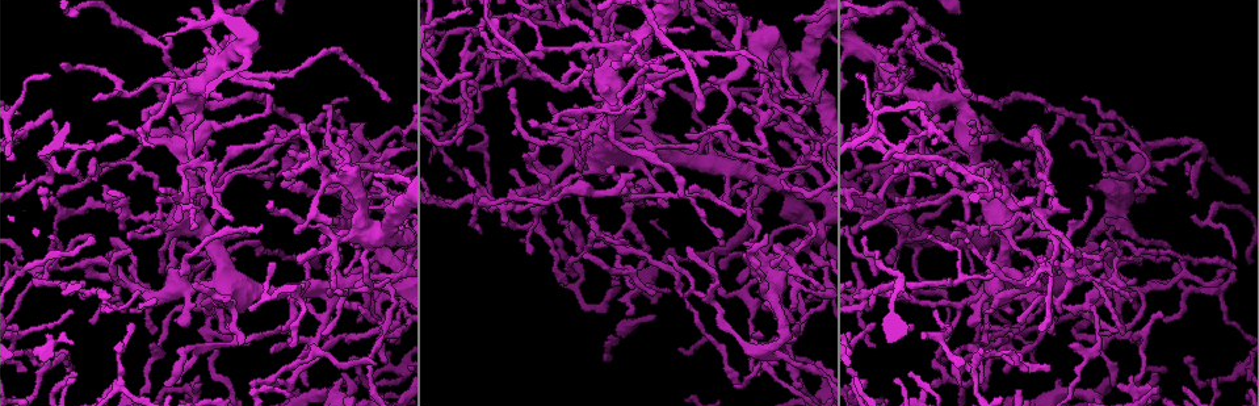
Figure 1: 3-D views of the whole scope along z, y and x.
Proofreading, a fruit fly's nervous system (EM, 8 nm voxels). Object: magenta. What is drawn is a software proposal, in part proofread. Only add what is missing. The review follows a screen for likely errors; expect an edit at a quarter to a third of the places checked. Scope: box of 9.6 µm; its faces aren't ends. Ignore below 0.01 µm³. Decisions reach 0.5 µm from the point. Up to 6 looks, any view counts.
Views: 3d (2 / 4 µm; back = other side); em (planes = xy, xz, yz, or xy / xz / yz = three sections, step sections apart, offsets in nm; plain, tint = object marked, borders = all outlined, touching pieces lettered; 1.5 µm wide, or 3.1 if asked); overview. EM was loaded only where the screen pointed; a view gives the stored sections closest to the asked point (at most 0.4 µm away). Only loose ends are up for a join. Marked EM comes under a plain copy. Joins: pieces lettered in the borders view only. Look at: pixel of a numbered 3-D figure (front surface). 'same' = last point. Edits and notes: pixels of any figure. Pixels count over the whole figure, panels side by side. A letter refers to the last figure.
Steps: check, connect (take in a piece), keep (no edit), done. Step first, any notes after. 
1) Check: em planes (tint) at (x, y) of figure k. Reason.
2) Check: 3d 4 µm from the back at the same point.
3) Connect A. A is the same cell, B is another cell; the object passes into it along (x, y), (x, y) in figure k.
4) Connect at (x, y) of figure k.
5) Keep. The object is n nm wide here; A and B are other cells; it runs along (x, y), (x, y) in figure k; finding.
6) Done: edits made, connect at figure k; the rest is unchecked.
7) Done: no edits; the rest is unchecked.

Check: em planes (borders) at (875, 274) of figure 1. Thin end.

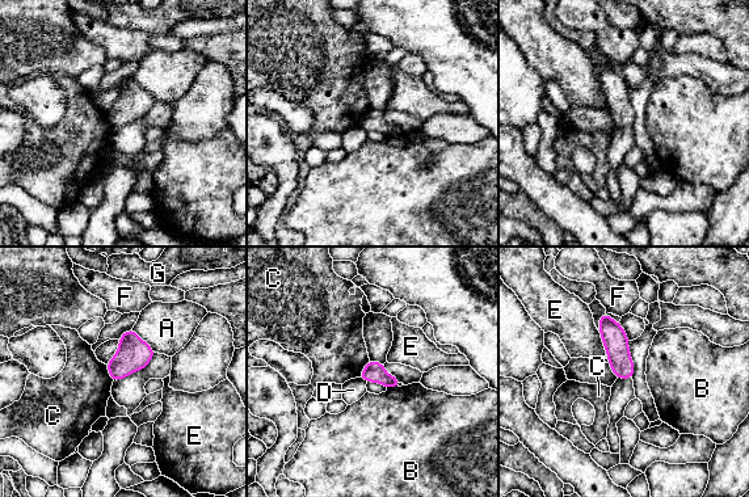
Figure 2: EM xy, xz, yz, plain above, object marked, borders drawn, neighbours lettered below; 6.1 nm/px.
Keep. A, B, C, D, E, F and G are other cells; a border runs along (369, 359), (358, 377) in figure 2; none of them fits.

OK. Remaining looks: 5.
Check: 3d 2 µm at (562, 79) of figure 1. An open end.

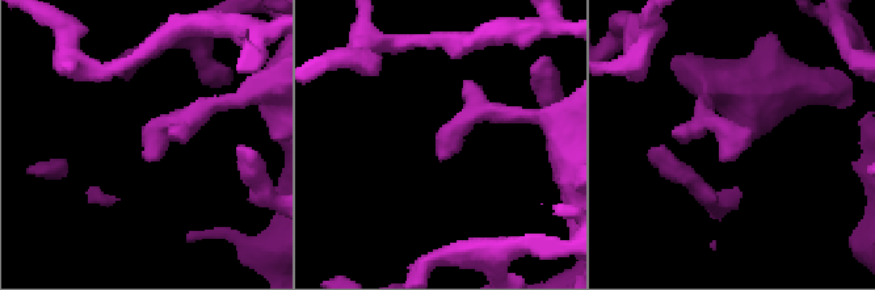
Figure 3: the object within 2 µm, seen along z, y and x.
Check: em xy step 4 (tint) at (732, 157) of figure 3.

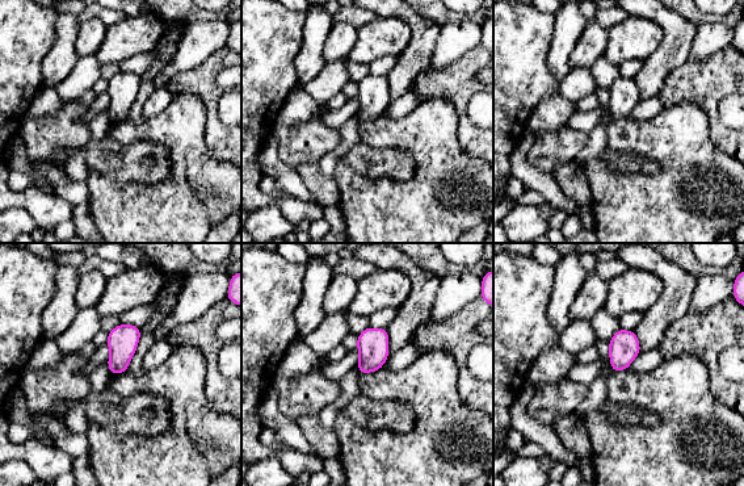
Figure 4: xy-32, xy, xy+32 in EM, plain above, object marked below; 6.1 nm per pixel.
Check: em xy step 4 (borders) at the same point. See the neighbours.

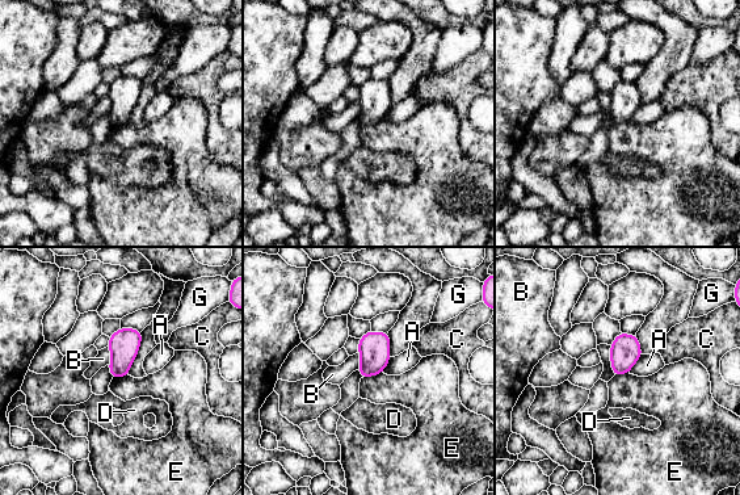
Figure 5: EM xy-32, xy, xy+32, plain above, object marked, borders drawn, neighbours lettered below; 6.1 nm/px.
Keep. The object is 170 nm wide here; A, B, C, D, E and G are other cells; none of them fits.

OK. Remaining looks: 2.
Check: em planes (borders) at (81, 180) of figure 1. Thin end.

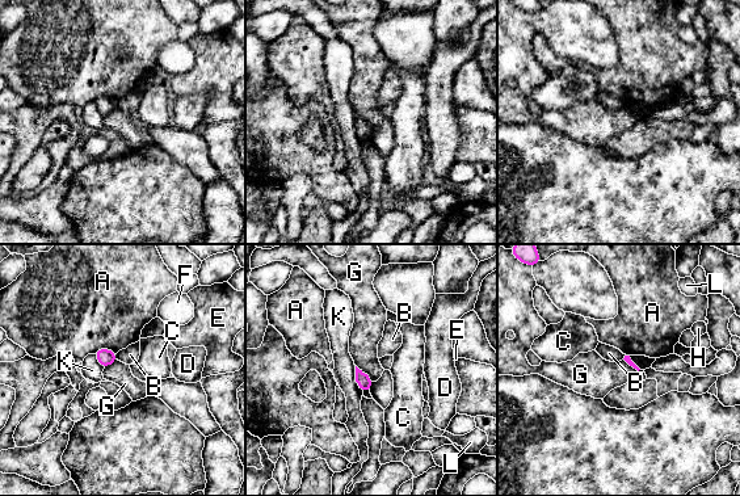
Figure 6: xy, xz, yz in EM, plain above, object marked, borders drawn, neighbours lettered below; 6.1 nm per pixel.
Keep. A, B, C, D, E, F, G, H, K and L are other cells; a border runs along (356, 365), (373, 381) in figure 6; none of them fits.

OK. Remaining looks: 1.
Done: no edits; the rest is unchecked.

